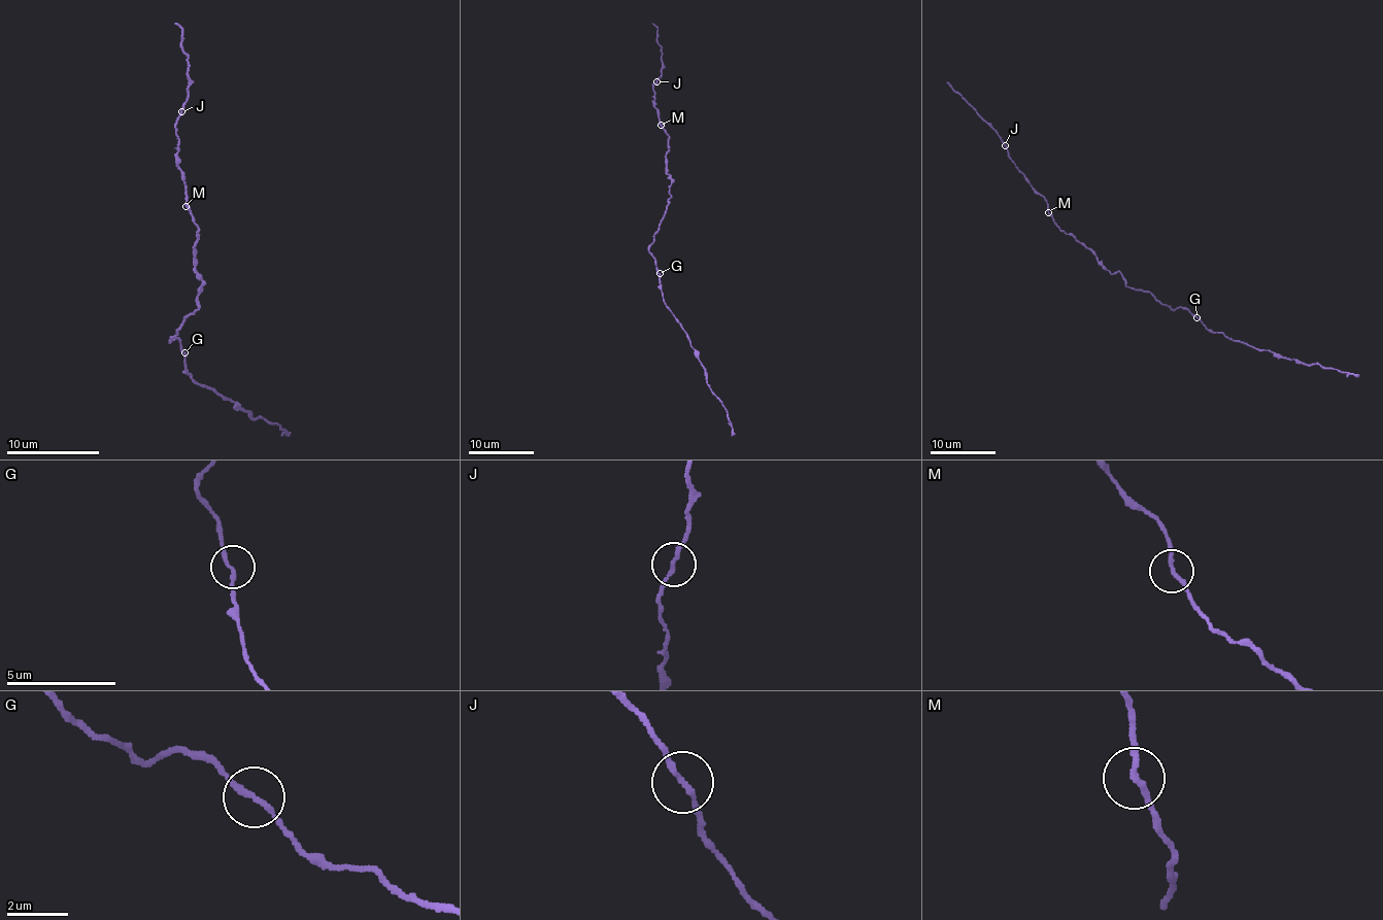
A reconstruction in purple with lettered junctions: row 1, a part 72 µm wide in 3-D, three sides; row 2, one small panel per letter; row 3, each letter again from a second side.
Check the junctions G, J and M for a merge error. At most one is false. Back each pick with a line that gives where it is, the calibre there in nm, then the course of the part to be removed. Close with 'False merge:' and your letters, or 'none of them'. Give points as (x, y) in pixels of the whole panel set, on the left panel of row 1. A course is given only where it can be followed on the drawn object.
False merge: none of them

